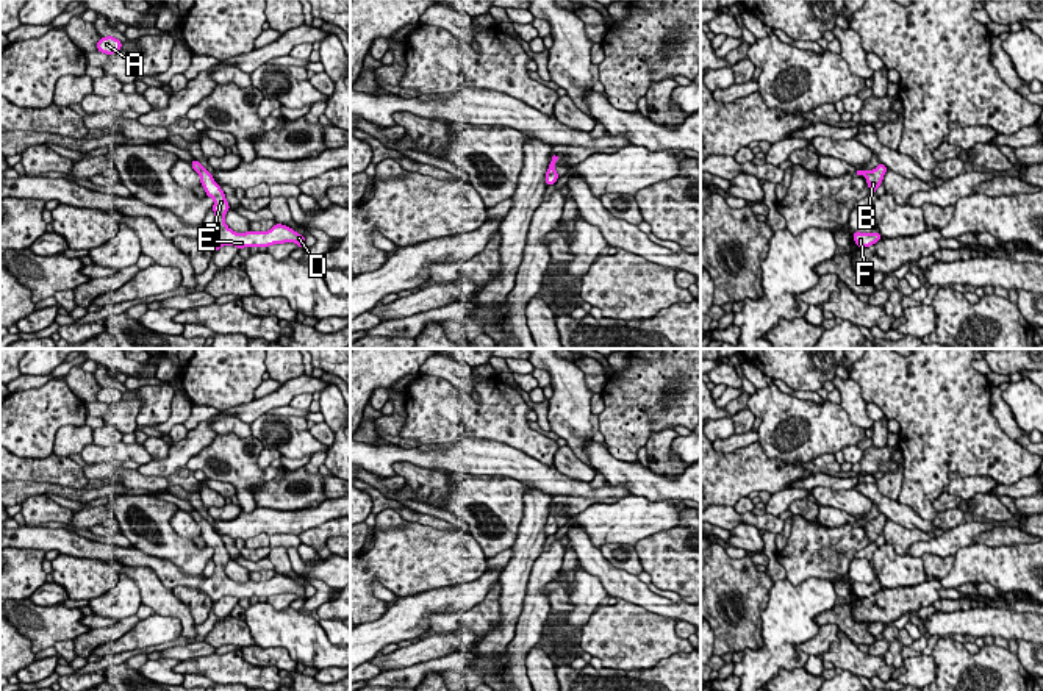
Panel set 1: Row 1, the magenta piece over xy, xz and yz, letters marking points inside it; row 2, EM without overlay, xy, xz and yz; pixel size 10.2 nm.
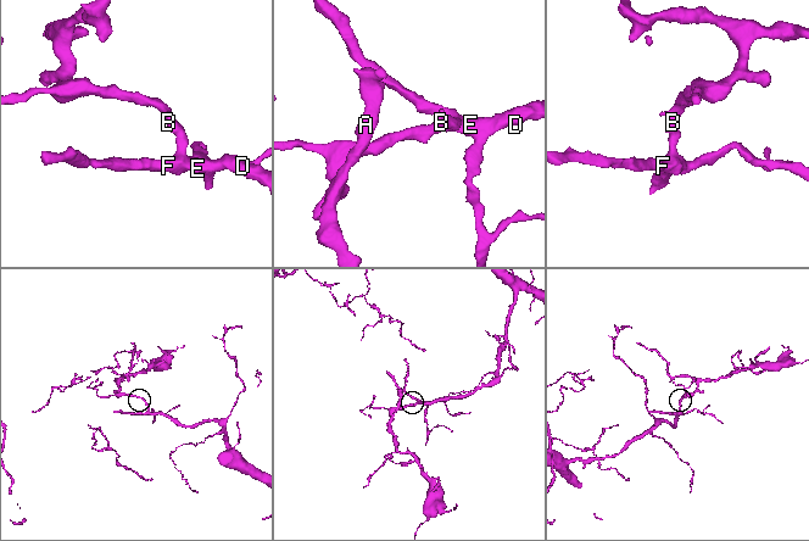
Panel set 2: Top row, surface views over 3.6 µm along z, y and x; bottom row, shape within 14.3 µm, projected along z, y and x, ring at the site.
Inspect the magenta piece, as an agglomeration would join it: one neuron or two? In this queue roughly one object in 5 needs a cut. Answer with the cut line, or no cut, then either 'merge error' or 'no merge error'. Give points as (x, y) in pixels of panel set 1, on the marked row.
no cut | no merge error

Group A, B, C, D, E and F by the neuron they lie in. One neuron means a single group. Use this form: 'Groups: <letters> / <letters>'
Groups: A B C D E F

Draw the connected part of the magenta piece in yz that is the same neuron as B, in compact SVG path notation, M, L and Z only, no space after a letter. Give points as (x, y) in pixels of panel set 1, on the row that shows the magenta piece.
M880 163L873 170L865 170L865 169L857 170L857 175L865 175L866 177L866 183L868 183L869 194L871 194L871 192L876 192L876 189L880 186L885 172L887 172L887 166Z

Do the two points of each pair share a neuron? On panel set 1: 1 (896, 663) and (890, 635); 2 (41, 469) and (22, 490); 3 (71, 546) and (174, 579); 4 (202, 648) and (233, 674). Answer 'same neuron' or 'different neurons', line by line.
1: same neuron
2: different neurons
3: same neuron
4: different neurons

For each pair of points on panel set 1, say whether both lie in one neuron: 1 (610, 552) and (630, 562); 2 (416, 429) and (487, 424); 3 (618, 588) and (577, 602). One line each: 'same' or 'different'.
1: same
2: same
3: different

